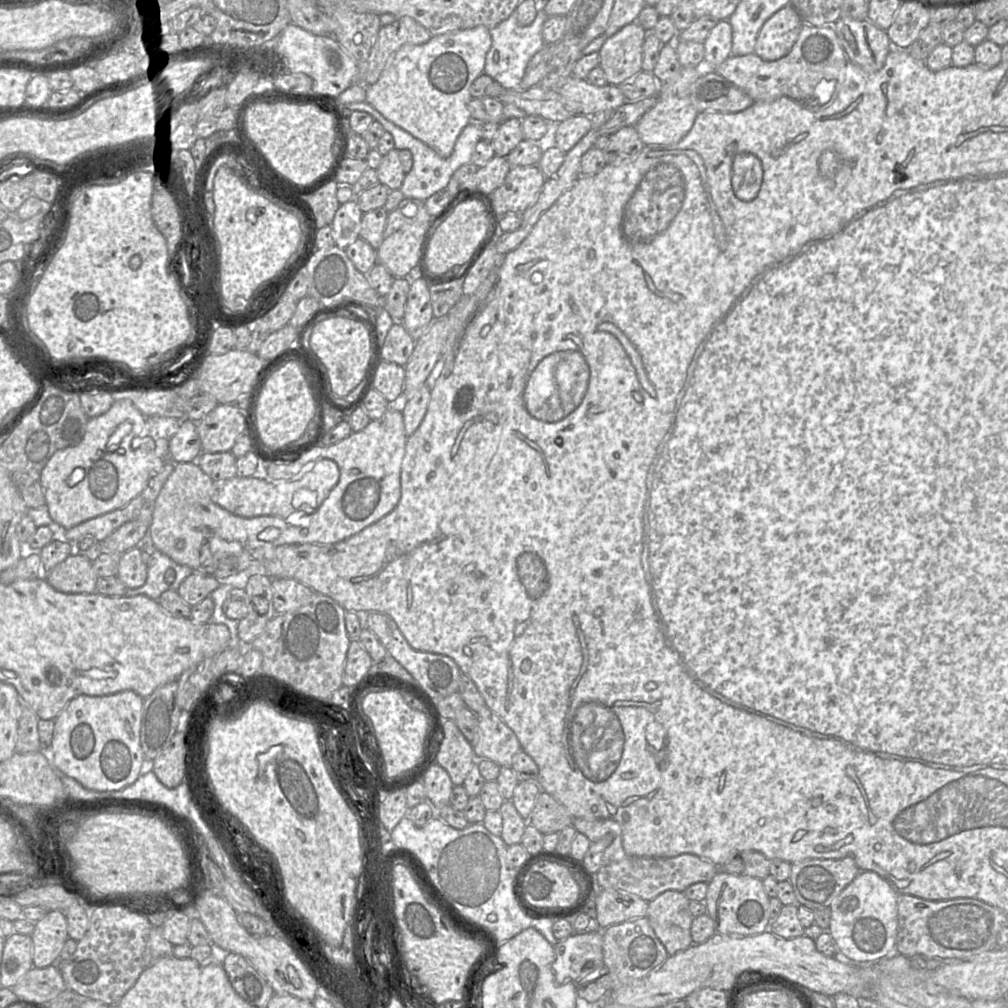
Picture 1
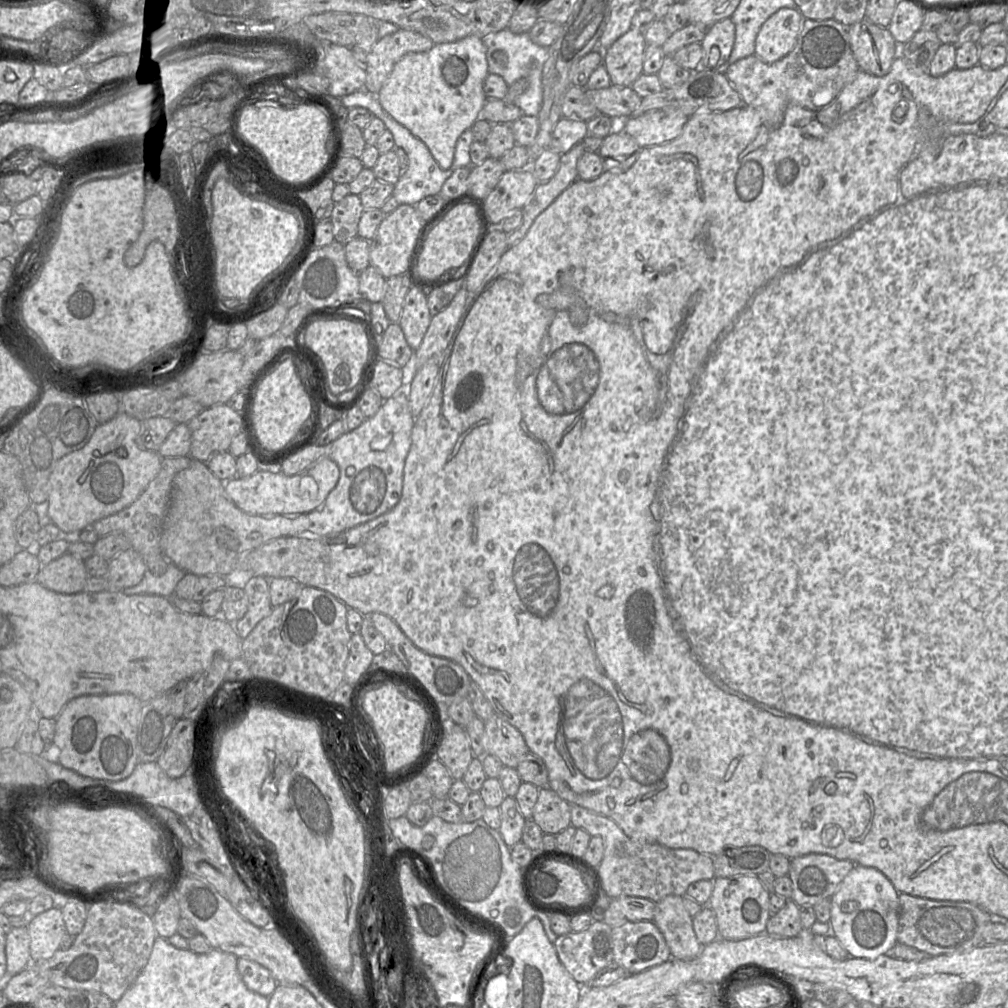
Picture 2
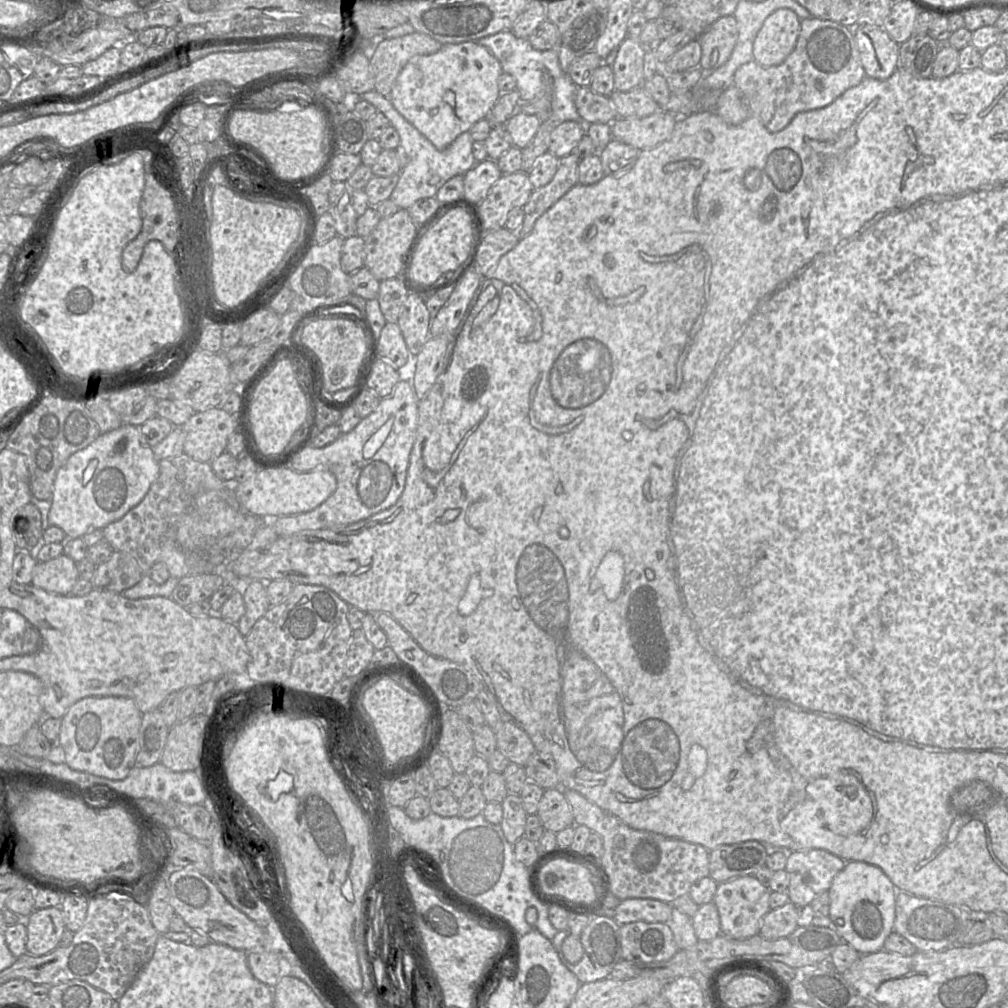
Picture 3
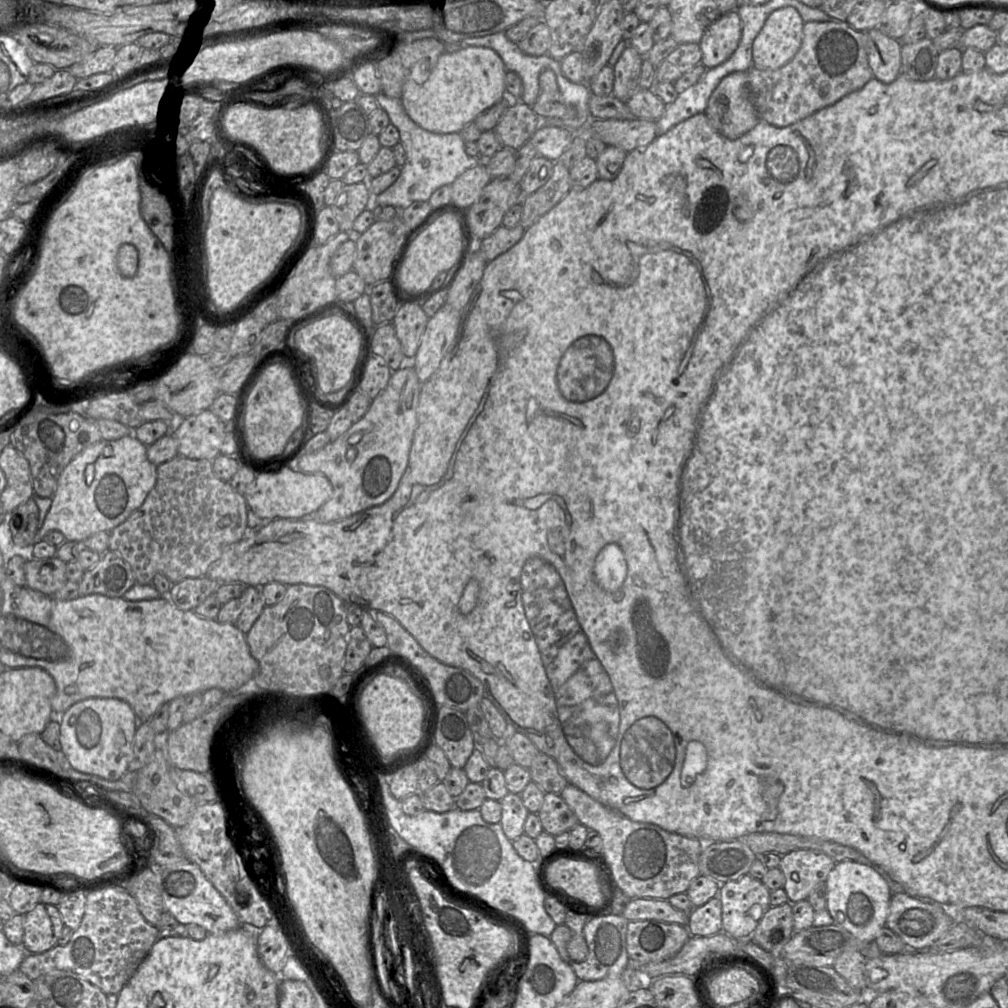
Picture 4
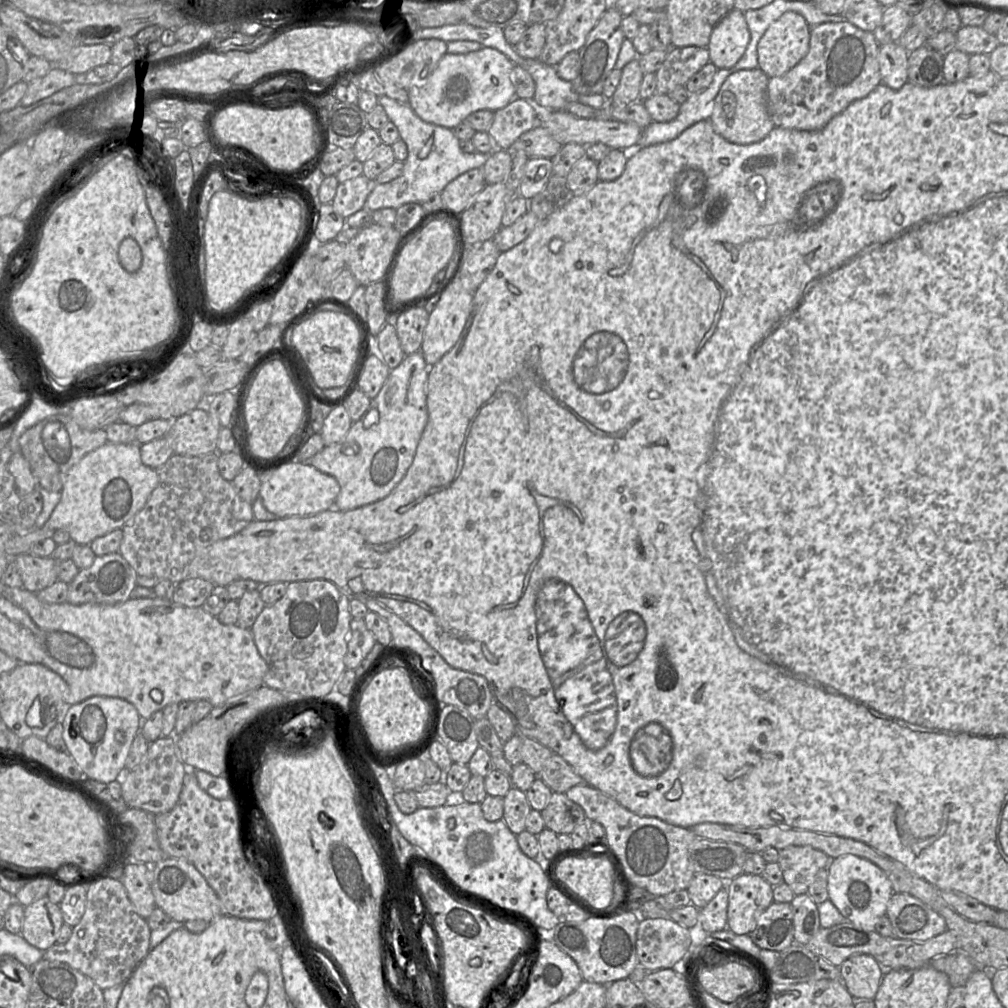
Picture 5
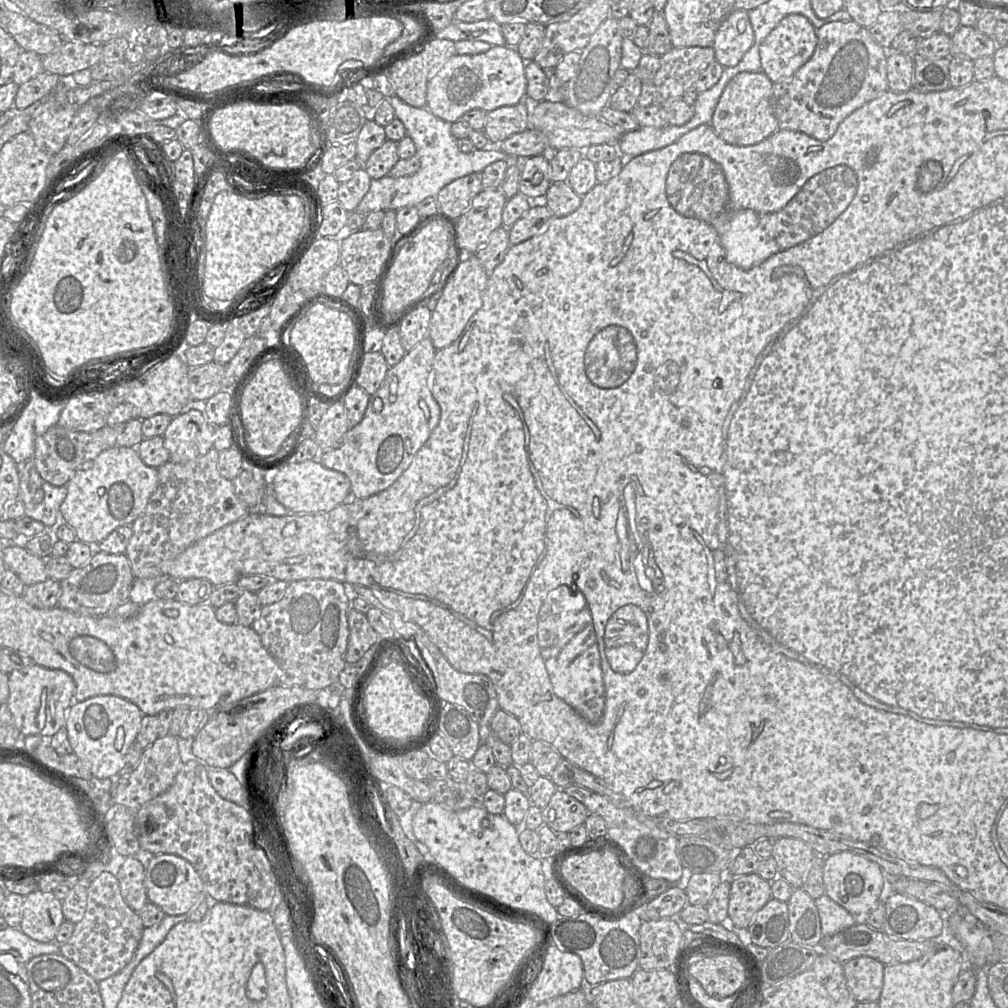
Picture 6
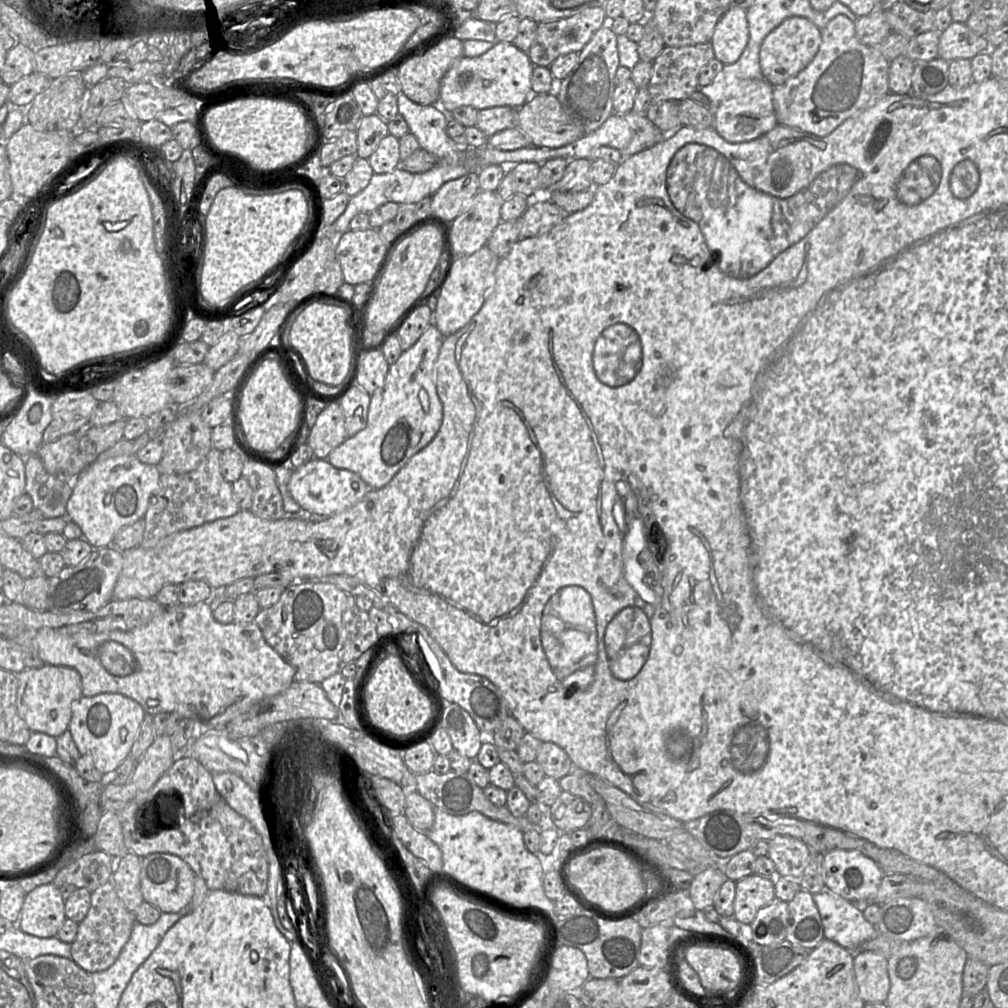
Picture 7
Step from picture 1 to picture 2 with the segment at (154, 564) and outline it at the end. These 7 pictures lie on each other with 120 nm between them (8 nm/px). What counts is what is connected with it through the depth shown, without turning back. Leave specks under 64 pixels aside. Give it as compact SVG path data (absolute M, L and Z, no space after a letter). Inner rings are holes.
M169 562L166 572L161 576L152 574L147 568L142 581L130 588L121 590L125 595L150 595L171 598L175 596L178 582L187 573Z

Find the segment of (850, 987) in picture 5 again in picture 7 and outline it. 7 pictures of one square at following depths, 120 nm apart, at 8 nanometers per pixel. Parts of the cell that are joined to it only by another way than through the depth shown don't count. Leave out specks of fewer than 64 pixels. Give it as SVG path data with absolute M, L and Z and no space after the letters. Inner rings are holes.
M857 951L853 957L853 969L862 1000L885 1003L890 988L887 958L878 952Z

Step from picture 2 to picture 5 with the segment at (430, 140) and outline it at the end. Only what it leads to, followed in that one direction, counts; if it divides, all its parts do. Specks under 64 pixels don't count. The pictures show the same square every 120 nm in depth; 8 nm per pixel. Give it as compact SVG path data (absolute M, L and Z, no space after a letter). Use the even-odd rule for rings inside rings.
M489 47L466 54L446 53L424 85L410 88L408 104L424 122L453 129L476 111L495 112L511 102L515 97L511 82L514 66L504 54Z

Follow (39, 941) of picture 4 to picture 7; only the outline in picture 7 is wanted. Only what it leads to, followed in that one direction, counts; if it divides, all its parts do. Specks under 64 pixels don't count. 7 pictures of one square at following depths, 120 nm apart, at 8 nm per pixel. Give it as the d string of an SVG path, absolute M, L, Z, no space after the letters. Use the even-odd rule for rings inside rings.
M52 882L36 887L25 896L19 927L27 934L50 938L57 936L65 919L65 901L59 887Z

